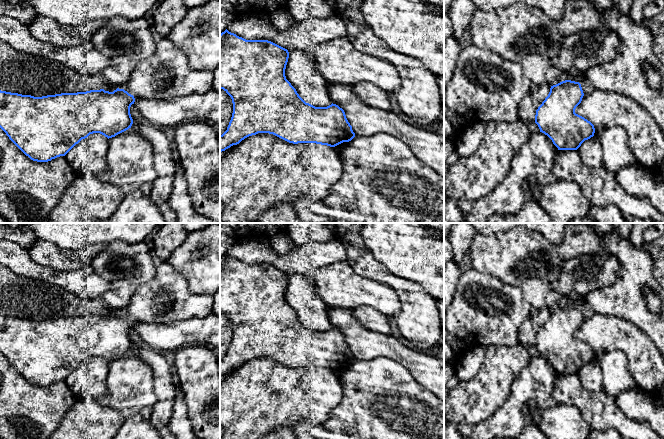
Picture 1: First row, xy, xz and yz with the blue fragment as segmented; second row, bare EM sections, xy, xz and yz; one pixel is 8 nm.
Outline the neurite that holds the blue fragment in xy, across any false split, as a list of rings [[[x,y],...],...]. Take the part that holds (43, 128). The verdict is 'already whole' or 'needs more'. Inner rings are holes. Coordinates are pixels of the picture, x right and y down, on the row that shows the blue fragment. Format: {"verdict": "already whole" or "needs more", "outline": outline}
{"verdict": "needs more", "outline": [[[119,88],[113,92],[100,89],[42,97],[0,90],[0,128],[31,160],[48,162],[65,156],[90,134],[100,133],[109,139],[131,128],[132,104],[149,124],[158,128],[176,127],[194,120],[209,120],[214,124],[220,124],[220,93],[214,89],[171,100],[135,98]]]}

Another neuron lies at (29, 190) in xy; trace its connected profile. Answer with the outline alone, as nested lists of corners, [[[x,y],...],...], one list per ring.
[[[0,128],[0,215],[9,223],[50,223],[49,214],[54,209],[76,173],[67,163],[65,156],[48,162],[37,162],[26,156]]]

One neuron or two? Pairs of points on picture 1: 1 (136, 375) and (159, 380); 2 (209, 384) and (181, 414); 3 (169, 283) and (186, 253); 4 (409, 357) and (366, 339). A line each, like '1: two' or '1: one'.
1: two
2: two
3: two
4: one

